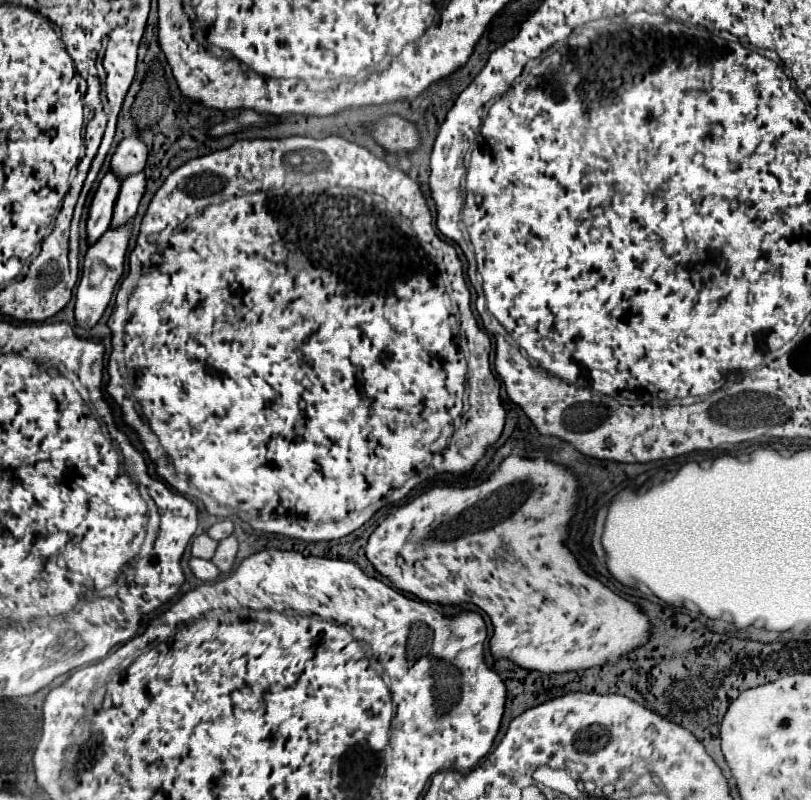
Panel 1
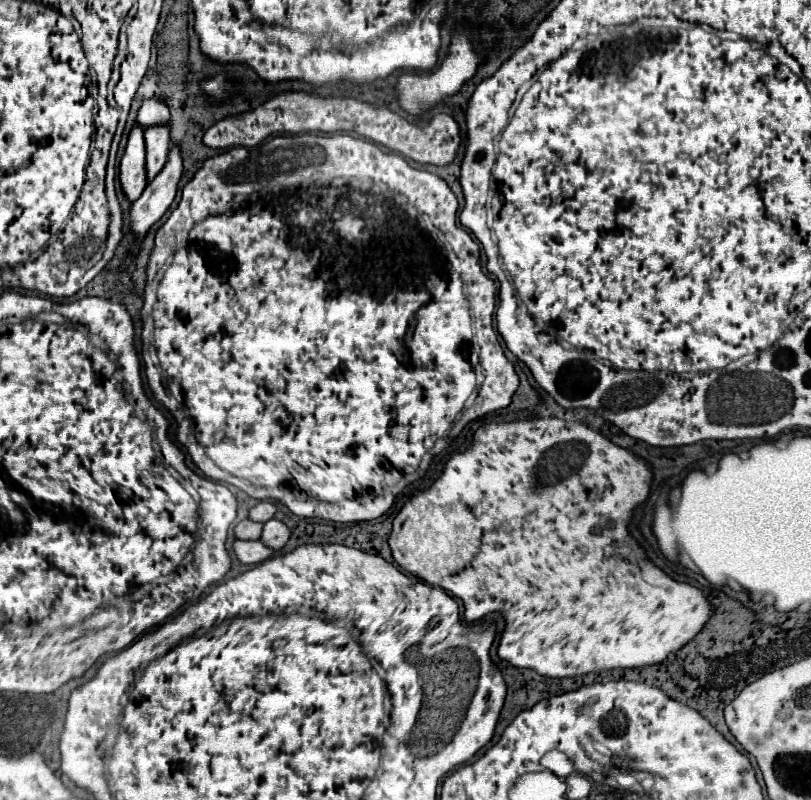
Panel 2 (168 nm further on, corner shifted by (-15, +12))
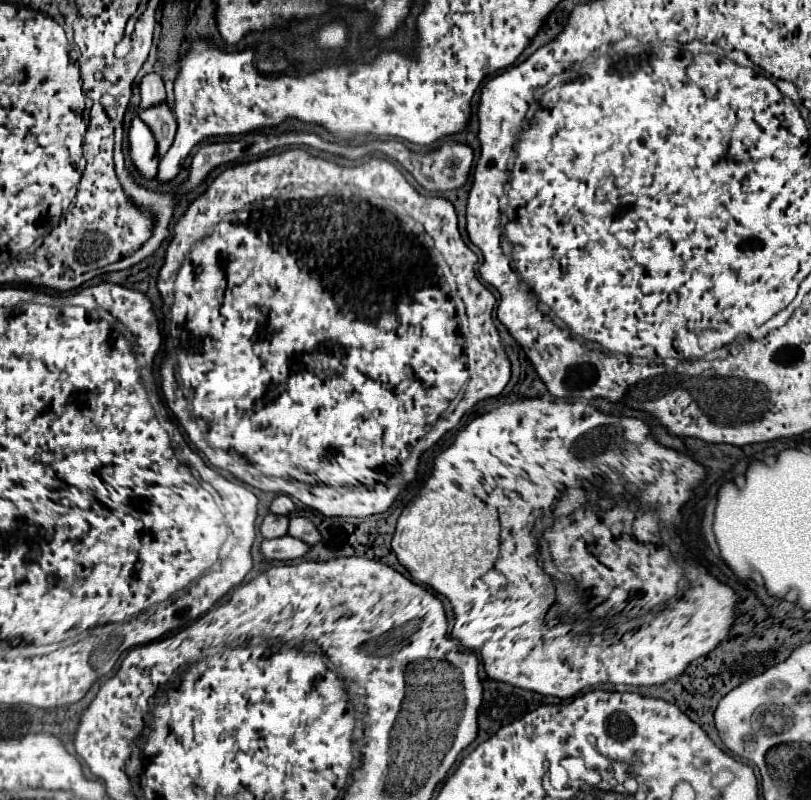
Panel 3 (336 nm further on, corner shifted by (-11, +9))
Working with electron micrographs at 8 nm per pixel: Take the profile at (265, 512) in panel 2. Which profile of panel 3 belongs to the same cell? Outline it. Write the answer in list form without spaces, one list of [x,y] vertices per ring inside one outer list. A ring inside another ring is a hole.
[[[278,495],[272,505],[270,505],[270,511],[276,513],[276,515],[288,515],[290,511],[294,511],[294,501],[288,497],[288,495]]]

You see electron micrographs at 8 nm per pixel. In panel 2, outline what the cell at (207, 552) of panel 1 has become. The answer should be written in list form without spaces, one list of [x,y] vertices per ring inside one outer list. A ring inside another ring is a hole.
[[[244,520],[234,526],[234,536],[238,540],[258,540],[260,530],[262,530],[262,524],[252,522],[252,520]]]

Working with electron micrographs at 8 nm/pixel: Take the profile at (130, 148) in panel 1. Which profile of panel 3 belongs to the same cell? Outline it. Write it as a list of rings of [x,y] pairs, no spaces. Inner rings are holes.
[[[148,73],[148,75],[144,75],[144,79],[142,79],[142,83],[140,83],[140,91],[142,91],[140,109],[152,107],[152,105],[156,105],[156,103],[164,103],[164,101],[166,101],[164,79],[162,79],[158,73]]]

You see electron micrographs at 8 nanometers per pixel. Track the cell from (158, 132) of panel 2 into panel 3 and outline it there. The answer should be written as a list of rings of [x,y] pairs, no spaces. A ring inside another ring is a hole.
[[[158,103],[156,107],[142,109],[138,115],[152,129],[158,141],[158,155],[162,157],[170,149],[176,135],[176,127],[178,127],[172,109],[168,107],[168,103]]]

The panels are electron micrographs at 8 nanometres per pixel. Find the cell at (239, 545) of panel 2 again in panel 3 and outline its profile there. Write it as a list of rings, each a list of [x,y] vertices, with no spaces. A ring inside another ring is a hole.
[[[292,535],[266,539],[262,543],[262,553],[270,559],[298,559],[308,551],[310,551],[310,545],[300,543],[300,539],[294,539]]]

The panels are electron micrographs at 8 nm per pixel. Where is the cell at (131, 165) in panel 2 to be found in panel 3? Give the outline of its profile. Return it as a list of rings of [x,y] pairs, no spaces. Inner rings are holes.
[[[134,117],[130,127],[130,153],[134,165],[146,179],[156,177],[158,163],[160,163],[160,159],[156,159],[156,139],[140,117]]]

